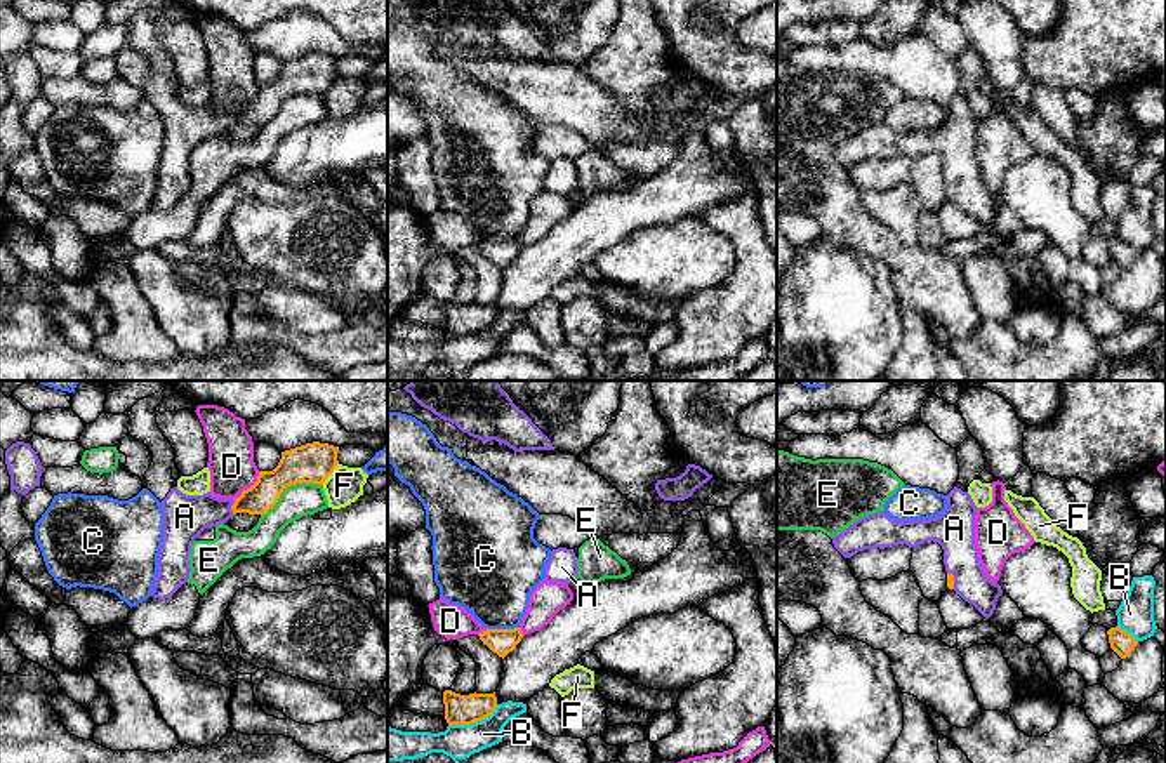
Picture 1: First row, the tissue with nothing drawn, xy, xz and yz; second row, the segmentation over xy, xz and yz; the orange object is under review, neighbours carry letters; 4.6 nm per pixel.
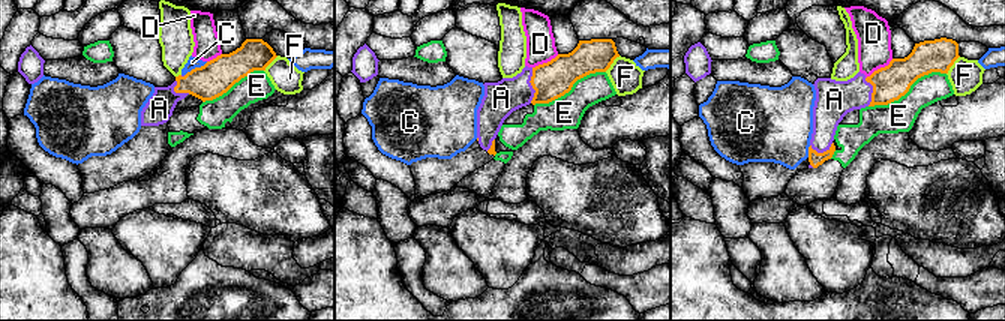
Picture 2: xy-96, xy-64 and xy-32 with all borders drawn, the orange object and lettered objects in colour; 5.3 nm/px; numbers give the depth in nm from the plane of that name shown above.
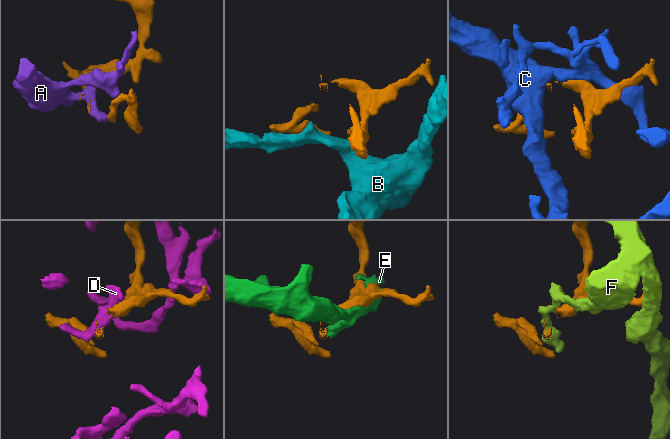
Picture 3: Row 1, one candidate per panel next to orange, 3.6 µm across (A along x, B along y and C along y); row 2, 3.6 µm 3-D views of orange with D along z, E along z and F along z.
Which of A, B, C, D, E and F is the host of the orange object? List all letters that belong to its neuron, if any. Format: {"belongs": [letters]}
{"belongs": ["A"]}

